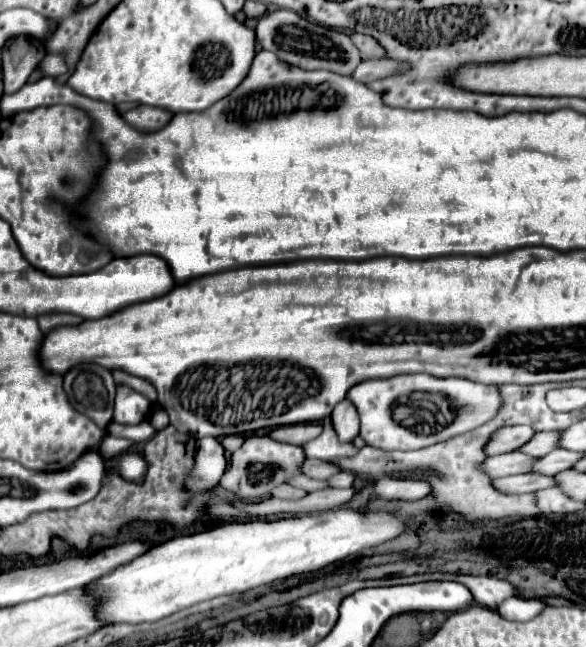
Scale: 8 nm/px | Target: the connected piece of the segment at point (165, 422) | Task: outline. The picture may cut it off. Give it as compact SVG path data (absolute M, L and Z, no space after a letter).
M160 409L151 416L150 423L157 431L163 430L170 424L169 416L165 410Z

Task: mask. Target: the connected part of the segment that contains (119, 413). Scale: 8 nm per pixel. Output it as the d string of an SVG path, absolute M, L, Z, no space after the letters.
M117 387L113 421L121 425L137 425L145 421L149 413L151 413L151 403L143 395L129 391L129 387Z

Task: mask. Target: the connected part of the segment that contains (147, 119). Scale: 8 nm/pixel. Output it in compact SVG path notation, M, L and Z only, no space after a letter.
M141 105L141 107L135 107L135 109L127 111L123 117L129 125L137 127L139 131L157 131L171 121L173 113L167 111L167 109L161 109L161 107Z

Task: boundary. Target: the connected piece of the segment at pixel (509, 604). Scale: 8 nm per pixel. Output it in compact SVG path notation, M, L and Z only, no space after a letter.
M509 597L501 603L501 607L497 609L505 619L513 619L513 621L529 621L533 617L539 615L541 607L545 603L541 599L521 599L521 597Z

